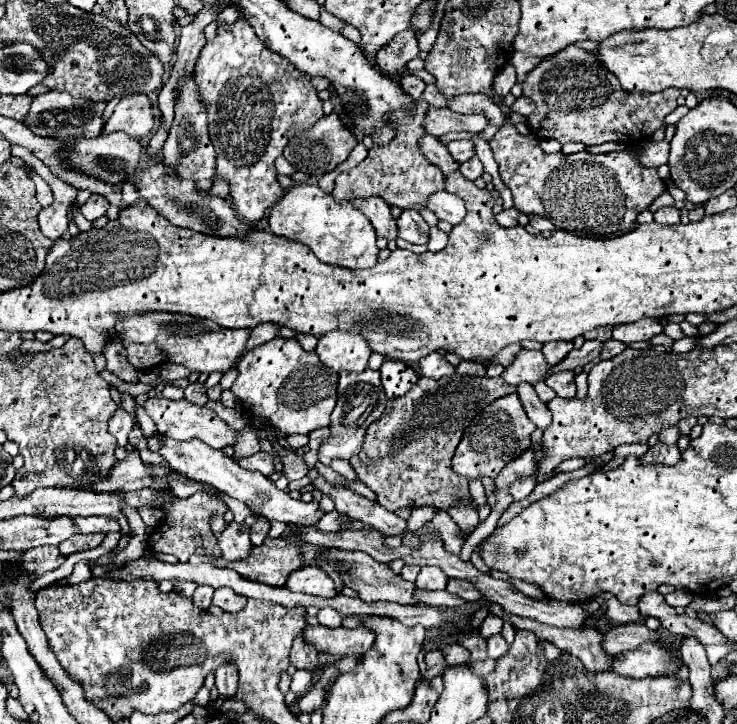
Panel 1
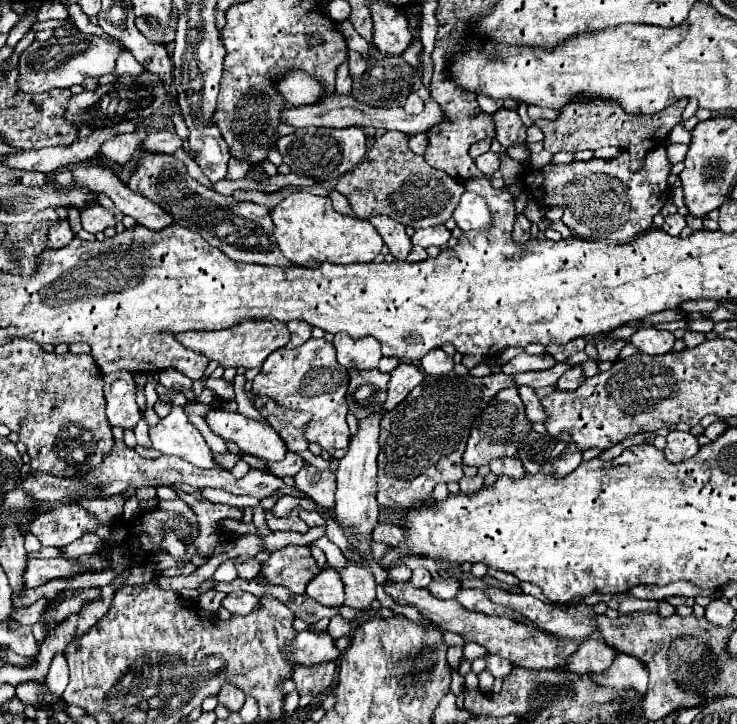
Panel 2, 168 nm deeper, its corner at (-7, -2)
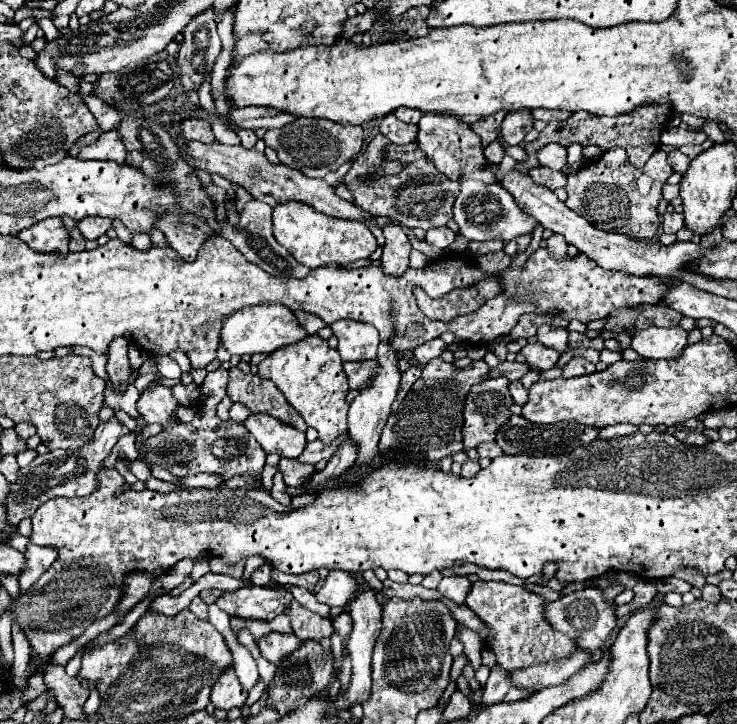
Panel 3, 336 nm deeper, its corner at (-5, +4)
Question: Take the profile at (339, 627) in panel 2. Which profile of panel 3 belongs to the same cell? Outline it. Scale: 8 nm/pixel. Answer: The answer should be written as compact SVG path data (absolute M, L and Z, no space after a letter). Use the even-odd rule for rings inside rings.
M341 612L337 618L333 618L333 630L343 640L349 636L349 632L351 632L351 616L349 616L349 612Z

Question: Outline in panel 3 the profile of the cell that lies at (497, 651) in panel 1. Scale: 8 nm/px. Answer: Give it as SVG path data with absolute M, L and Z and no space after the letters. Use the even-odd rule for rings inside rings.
M495 664L495 666L491 668L489 680L487 680L487 684L485 684L483 702L485 702L487 706L489 706L489 704L495 704L495 702L501 702L509 688L513 688L513 684L509 684L509 670L505 670L505 668L501 668L499 664Z

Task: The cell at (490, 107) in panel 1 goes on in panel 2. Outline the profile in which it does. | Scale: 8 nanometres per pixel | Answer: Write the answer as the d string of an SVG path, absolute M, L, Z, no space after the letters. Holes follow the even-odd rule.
M497 110L493 114L493 122L497 126L497 140L501 142L503 148L509 148L513 144L523 144L525 142L525 126L515 110Z

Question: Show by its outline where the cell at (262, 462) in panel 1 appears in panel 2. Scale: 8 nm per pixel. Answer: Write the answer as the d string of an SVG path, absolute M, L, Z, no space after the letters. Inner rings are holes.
M289 452L285 456L285 460L281 462L269 462L269 472L275 474L275 476L295 476L301 468L305 466L305 460L301 458L301 454L295 454L295 452Z

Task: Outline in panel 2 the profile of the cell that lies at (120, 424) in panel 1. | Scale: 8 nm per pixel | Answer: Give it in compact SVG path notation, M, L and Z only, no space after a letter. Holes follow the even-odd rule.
M119 370L115 374L105 374L105 400L107 400L107 418L111 426L135 428L141 420L139 406L135 404L135 380L133 372Z

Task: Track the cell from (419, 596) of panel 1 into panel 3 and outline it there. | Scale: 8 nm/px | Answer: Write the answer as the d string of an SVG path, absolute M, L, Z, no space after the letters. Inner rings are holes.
M473 582L465 604L487 624L487 634L481 634L483 642L491 646L497 656L497 664L505 670L527 668L537 662L549 662L561 656L569 656L577 644L569 636L553 630L549 622L541 616L545 600L521 586L511 586L505 582ZM505 630L505 632L503 632Z

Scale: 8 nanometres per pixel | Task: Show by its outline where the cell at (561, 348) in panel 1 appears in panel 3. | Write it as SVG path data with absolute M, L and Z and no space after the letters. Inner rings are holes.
M543 324L543 326L539 326L539 330L537 330L537 338L539 338L539 342L541 342L543 346L547 346L547 348L553 348L553 350L557 350L557 352L565 352L565 350L567 350L569 334L567 334L567 330L563 330L563 328Z

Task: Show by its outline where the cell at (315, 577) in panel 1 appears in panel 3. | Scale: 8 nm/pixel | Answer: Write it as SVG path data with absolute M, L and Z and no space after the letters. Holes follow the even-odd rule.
M331 570L325 578L321 590L315 594L315 598L327 606L347 606L347 602L357 594L359 584L357 580L343 570Z

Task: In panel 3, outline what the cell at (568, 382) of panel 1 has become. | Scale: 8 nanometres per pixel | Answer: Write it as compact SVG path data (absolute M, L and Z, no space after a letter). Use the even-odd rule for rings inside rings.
M575 356L575 358L571 358L567 364L565 364L565 368L563 368L563 378L575 378L575 376L583 376L583 374L593 374L595 372L595 364L591 364L591 362L587 362L585 358L579 358L579 356Z

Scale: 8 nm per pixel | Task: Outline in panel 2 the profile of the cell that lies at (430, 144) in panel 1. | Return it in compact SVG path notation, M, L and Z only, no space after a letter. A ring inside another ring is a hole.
M407 134L407 140L409 140L409 148L415 154L423 154L425 152L425 146L427 146L427 136L425 134Z

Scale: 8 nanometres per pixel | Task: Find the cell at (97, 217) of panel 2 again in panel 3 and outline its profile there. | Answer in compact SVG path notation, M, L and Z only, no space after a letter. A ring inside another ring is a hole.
M91 216L91 218L79 220L77 228L81 230L81 234L87 240L95 240L95 238L99 238L101 234L105 234L111 228L111 220L109 218L101 218L101 216Z

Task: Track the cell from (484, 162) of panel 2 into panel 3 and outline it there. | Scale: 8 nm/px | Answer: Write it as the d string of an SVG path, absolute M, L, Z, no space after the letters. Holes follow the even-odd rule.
M501 140L491 142L491 144L483 150L483 154L485 154L485 158L489 160L489 164L495 164L495 166L497 166L497 164L503 160L503 156L505 156L505 150L503 150Z

